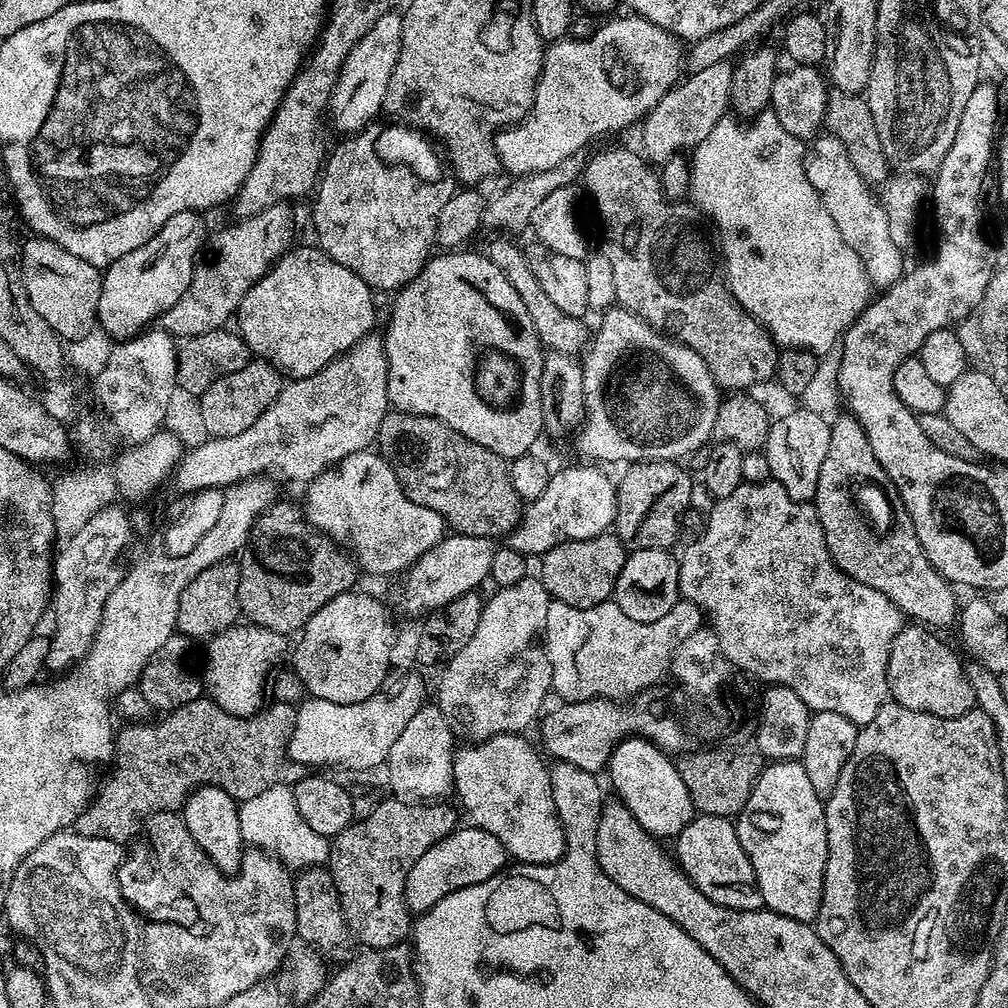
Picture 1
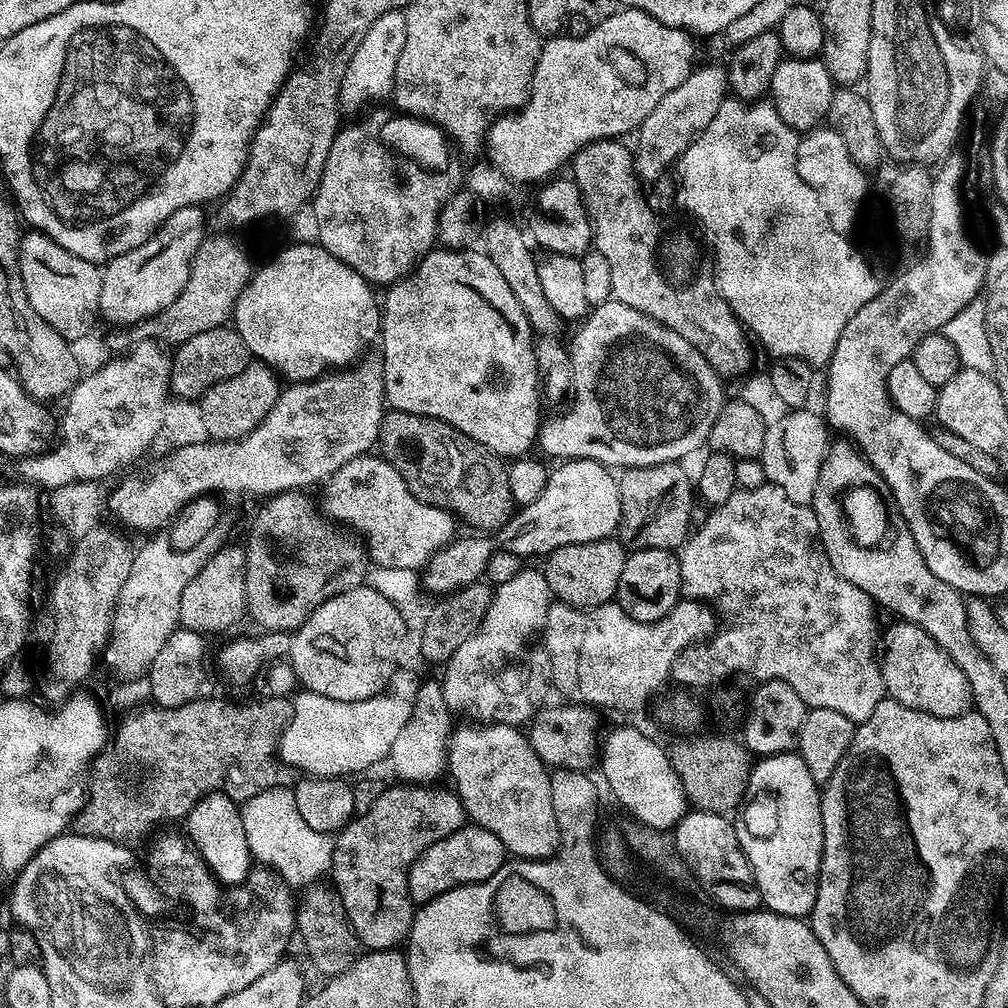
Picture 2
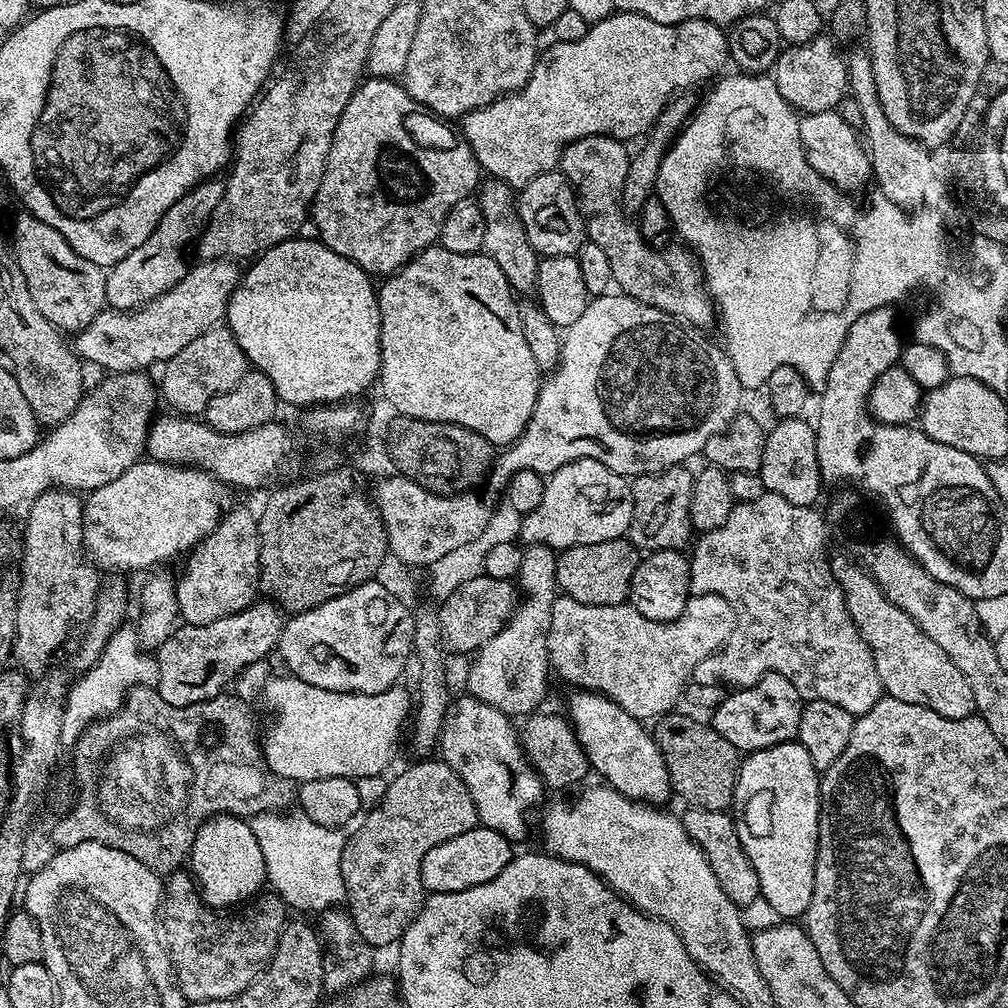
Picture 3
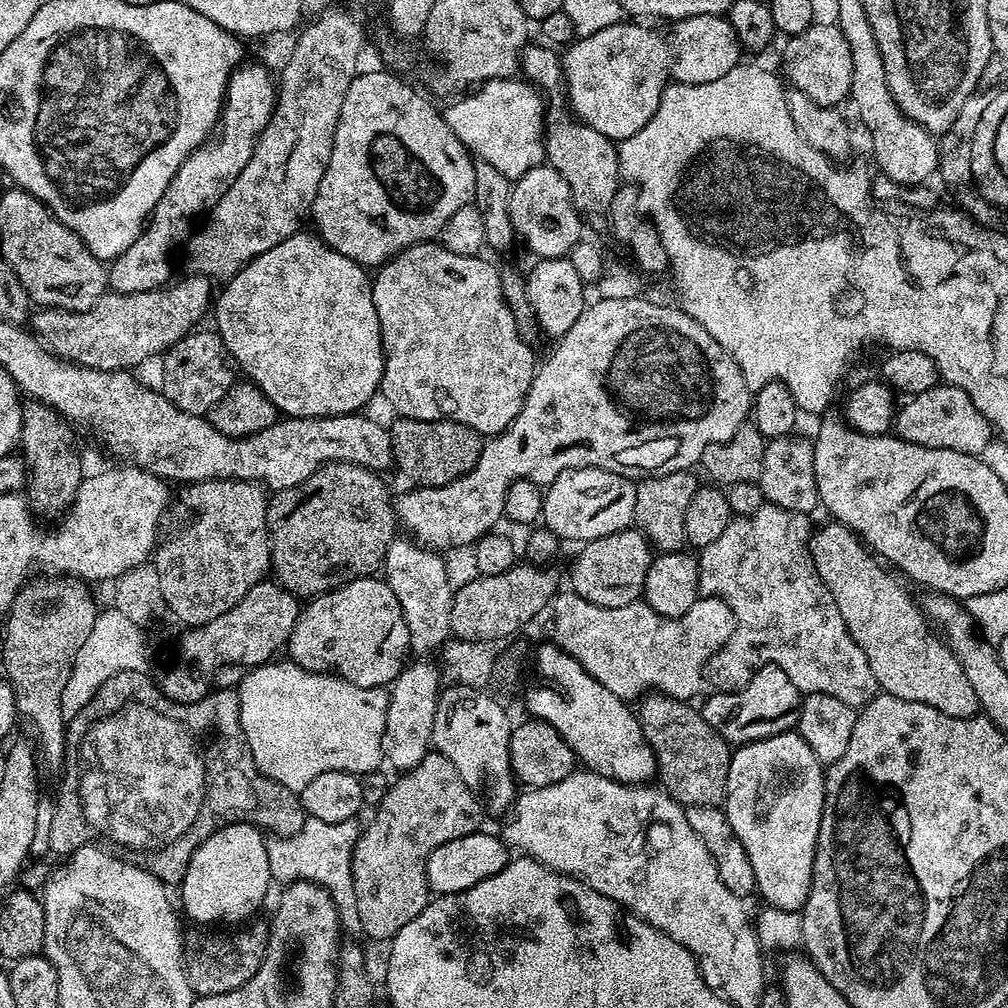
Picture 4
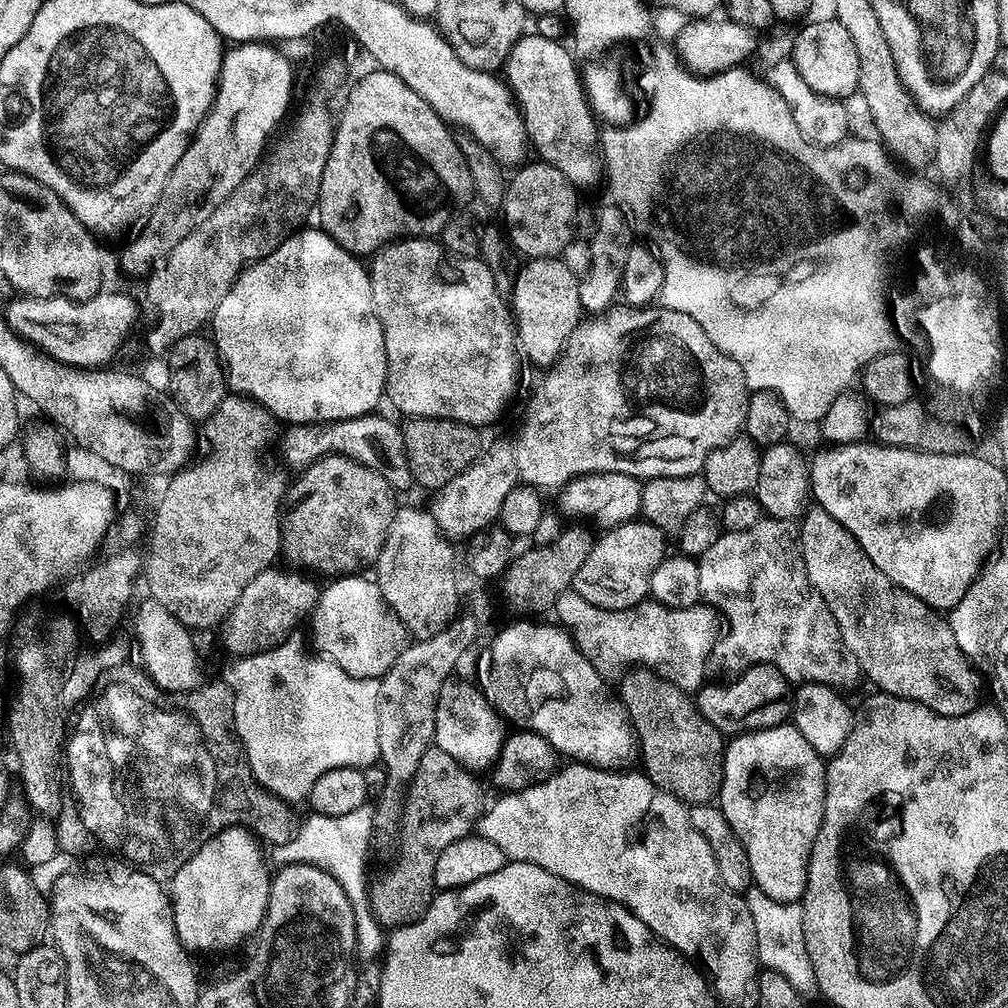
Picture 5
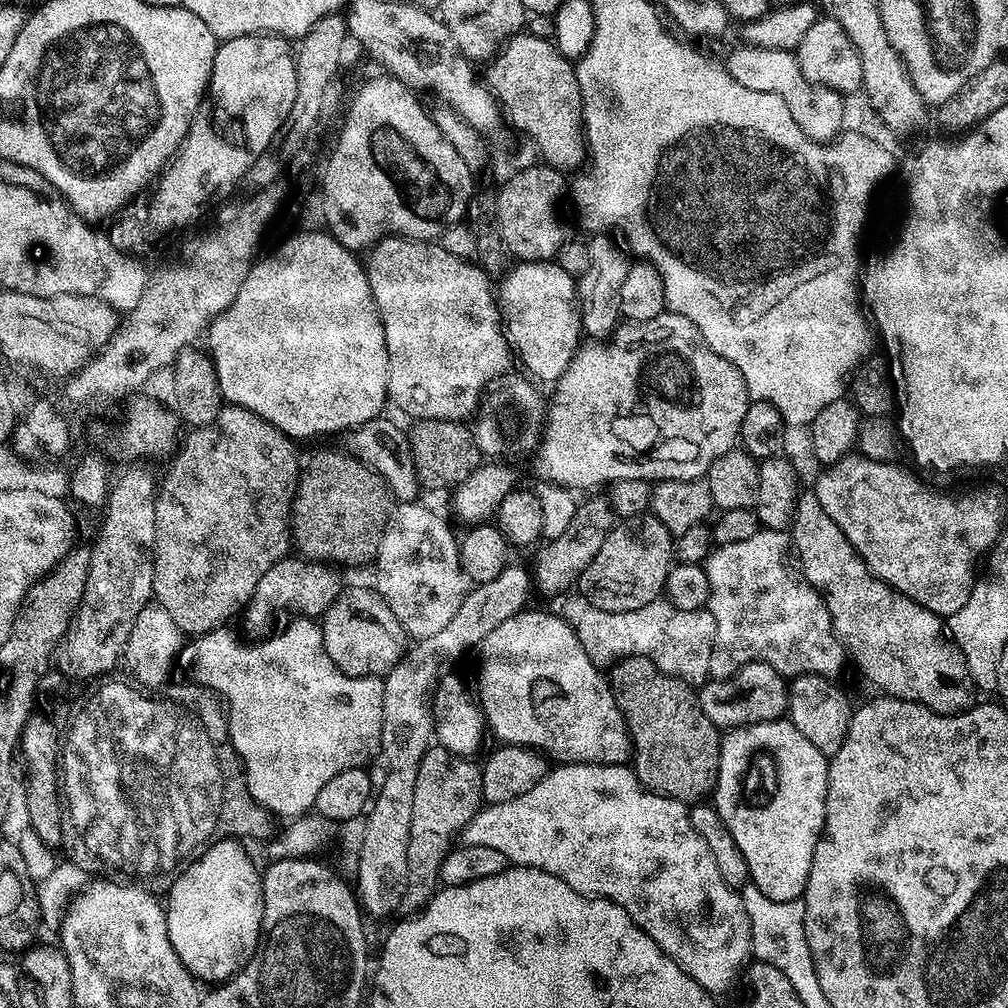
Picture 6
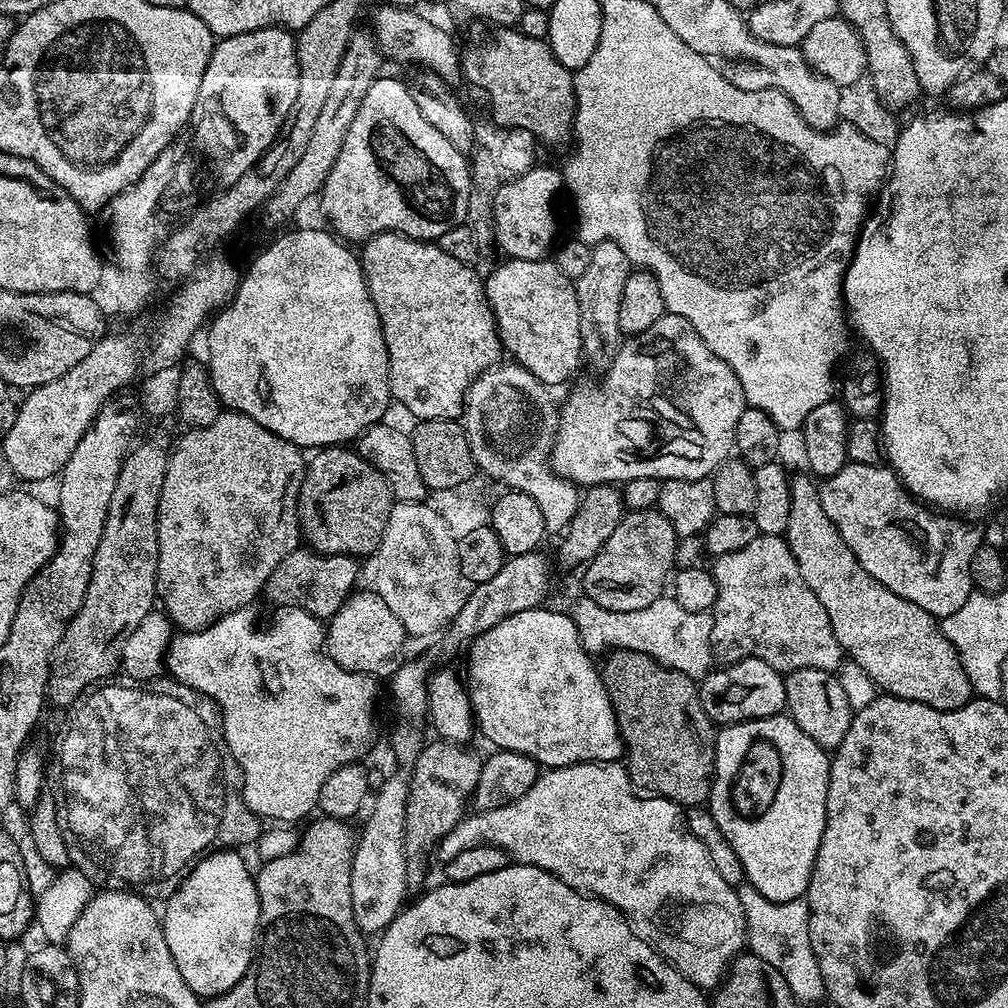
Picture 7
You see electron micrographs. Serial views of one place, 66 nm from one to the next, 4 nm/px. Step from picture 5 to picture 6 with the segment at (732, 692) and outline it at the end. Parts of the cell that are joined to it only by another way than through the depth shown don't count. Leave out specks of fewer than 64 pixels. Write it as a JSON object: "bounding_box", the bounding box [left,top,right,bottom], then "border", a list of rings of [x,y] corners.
{"bounding_box":[698,664,788,730],"border":[[[748,664],[739,668],[725,680],[709,680],[698,688],[698,699],[702,714],[721,730],[745,728],[748,724],[761,724],[779,720],[788,710],[788,684],[785,677],[768,664]]]}

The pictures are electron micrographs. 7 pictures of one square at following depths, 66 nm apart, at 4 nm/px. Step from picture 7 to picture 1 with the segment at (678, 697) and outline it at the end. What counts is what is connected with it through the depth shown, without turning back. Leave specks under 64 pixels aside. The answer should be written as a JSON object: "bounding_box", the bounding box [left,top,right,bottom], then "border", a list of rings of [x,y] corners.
{"bounding_box":[675,746,766,818],"border":[[[701,746],[683,753],[675,761],[676,769],[678,774],[682,774],[682,782],[686,782],[686,790],[690,790],[692,807],[697,813],[735,818],[746,806],[766,761],[752,750],[735,752],[732,748],[716,747],[720,746]]]}

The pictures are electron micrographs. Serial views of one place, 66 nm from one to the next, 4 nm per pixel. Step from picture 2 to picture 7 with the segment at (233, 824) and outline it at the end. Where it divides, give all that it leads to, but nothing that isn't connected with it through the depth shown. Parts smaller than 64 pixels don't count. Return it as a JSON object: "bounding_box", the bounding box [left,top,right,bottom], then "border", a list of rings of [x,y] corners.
{"bounding_box":[162,852,260,998],"border":[[[215,852],[191,865],[190,871],[179,881],[180,889],[169,898],[168,909],[162,912],[164,937],[166,946],[170,946],[174,966],[178,966],[178,974],[186,978],[186,986],[200,998],[229,992],[244,977],[254,959],[260,926],[260,899],[253,869],[248,869],[236,852]]]}

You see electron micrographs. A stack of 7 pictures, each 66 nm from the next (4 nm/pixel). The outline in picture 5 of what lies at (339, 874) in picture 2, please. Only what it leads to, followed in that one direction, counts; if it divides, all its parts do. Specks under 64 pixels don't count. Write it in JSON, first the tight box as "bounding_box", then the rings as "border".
{"bounding_box":[370,746,486,930],"border":[[[433,746],[422,754],[418,770],[404,794],[400,861],[392,876],[386,877],[384,885],[370,896],[372,913],[385,929],[395,930],[403,924],[412,924],[428,909],[434,895],[432,879],[438,854],[442,854],[450,842],[473,835],[486,811],[484,792],[475,779],[479,780],[469,769],[450,758],[446,750]]]}

